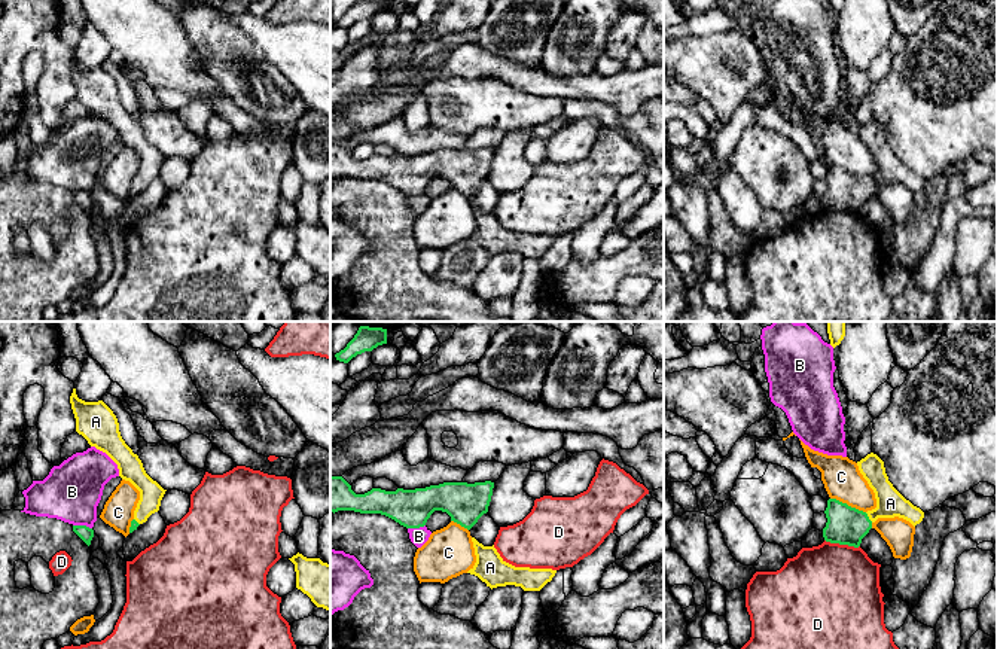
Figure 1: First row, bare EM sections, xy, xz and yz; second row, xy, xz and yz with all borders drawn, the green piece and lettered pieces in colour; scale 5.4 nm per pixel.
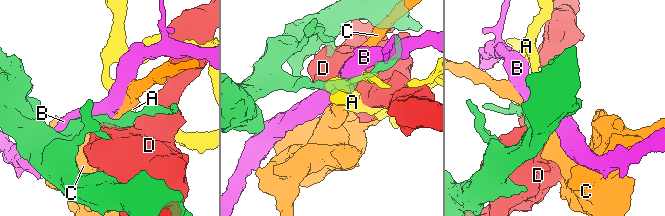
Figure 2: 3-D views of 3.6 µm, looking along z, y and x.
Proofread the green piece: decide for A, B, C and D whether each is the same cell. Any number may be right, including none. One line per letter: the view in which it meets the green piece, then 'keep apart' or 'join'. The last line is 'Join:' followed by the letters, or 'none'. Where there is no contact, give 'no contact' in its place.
A: yz | join
B: xy | keep apart
C: yz | keep apart
D: yz | keep apart
Join: A

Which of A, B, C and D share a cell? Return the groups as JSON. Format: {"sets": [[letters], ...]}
{"sets": [["A"], ["B"], ["C"], ["D"]]}

